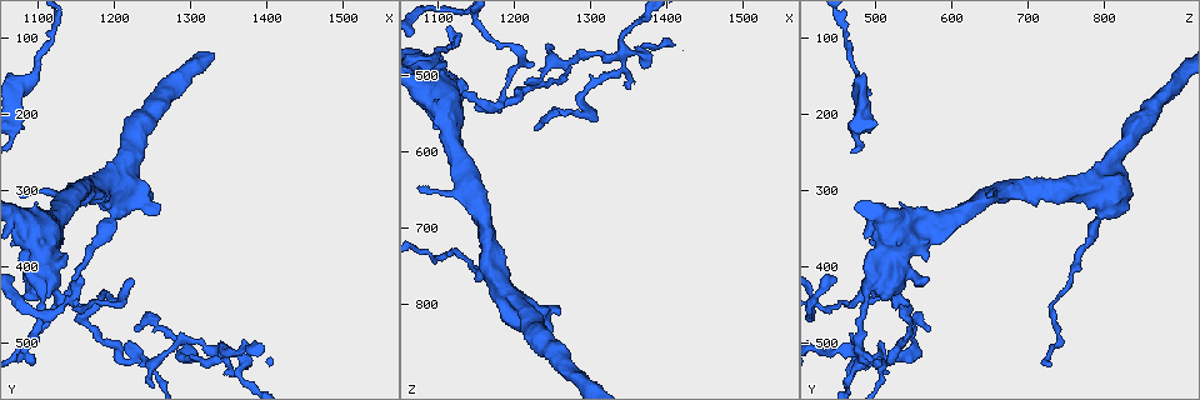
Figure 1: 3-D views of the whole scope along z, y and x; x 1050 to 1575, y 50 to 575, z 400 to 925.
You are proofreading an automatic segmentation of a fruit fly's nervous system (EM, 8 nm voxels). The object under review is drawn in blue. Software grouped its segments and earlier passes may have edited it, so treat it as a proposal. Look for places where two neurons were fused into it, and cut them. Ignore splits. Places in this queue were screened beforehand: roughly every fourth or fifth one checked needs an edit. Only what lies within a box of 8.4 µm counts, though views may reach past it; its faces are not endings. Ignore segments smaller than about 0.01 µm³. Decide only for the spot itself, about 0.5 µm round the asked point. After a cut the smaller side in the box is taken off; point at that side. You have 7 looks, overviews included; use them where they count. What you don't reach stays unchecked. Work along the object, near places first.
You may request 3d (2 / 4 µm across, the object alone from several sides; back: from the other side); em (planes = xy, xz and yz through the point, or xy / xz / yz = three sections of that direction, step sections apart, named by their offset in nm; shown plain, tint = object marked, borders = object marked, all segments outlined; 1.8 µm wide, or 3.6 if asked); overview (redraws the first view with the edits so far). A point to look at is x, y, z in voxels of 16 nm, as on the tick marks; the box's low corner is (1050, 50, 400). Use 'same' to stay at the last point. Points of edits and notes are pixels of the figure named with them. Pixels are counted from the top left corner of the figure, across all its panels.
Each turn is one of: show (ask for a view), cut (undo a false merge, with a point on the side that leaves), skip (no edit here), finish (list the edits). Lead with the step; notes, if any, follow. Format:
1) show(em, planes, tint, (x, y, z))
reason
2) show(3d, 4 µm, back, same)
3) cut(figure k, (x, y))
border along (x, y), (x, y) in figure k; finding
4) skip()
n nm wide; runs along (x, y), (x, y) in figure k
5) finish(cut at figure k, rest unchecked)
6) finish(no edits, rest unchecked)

show(3d, 4 µm, (1235, 525, 510))
branch point

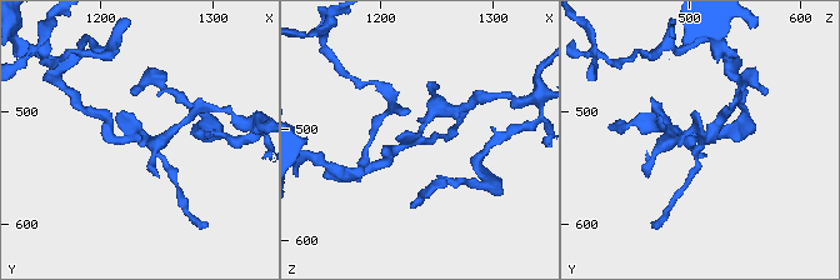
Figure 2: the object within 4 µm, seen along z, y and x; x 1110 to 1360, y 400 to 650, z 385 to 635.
show(em, planes, tint, (1230, 522, 514))
3 arms

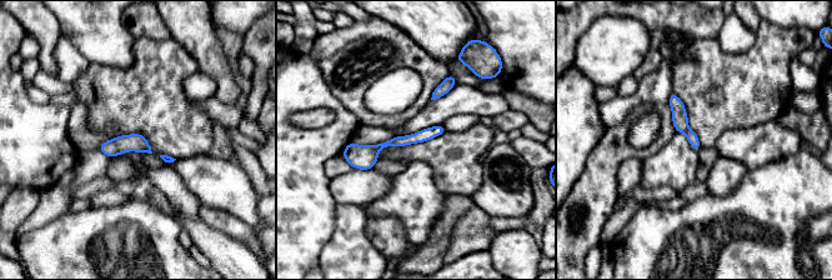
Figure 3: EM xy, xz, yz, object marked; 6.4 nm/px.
cut(figure 3, (680, 120))
border along (688, 128), (683, 133) in figure 3; a second neuron is stuck on

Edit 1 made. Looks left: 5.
show(em, planes, tint, (1105, 450, 485))
sudden change in width

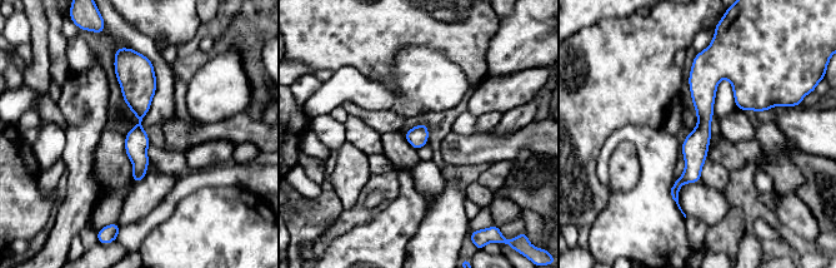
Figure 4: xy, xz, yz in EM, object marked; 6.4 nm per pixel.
skip()
140 nm wide; continuous, no second neuron

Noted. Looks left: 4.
finish(cut at figure 3, rest unchecked)

